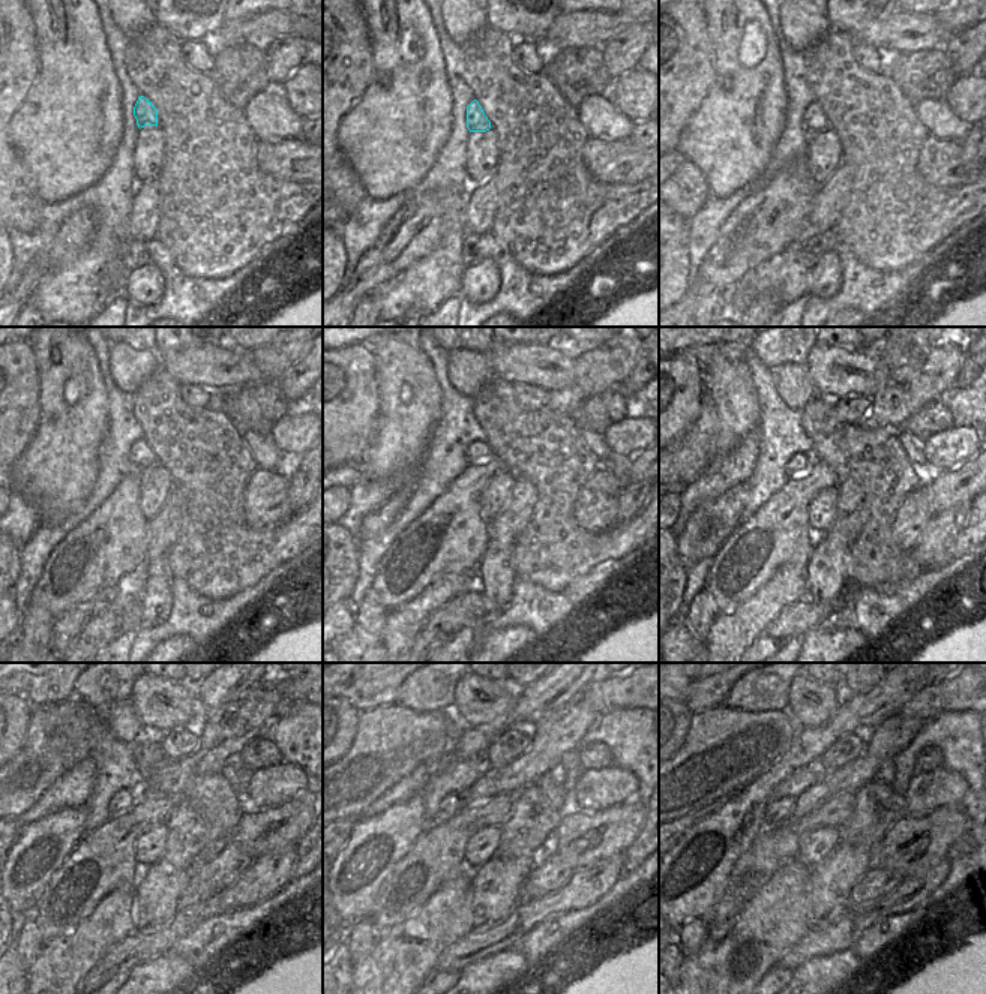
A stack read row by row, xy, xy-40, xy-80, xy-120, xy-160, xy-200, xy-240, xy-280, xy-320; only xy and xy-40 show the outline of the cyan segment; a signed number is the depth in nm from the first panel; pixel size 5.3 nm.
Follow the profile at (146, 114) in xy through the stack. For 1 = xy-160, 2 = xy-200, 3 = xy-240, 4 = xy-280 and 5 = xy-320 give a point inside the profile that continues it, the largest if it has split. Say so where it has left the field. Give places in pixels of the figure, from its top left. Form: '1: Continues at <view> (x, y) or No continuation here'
1: Continues at xy-160 (479, 452)
2: Continues at xy-200 (797, 465)
3: Continues at xy-240 (123, 799)
4: Continues at xy-280 (450, 805)
5: Continues at xy-320 (778, 811)

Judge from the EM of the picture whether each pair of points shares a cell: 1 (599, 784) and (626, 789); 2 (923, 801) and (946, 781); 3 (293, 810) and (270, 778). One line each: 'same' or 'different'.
1: same
2: same
3: different

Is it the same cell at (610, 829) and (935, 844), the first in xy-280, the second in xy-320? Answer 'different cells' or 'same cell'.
same cell

